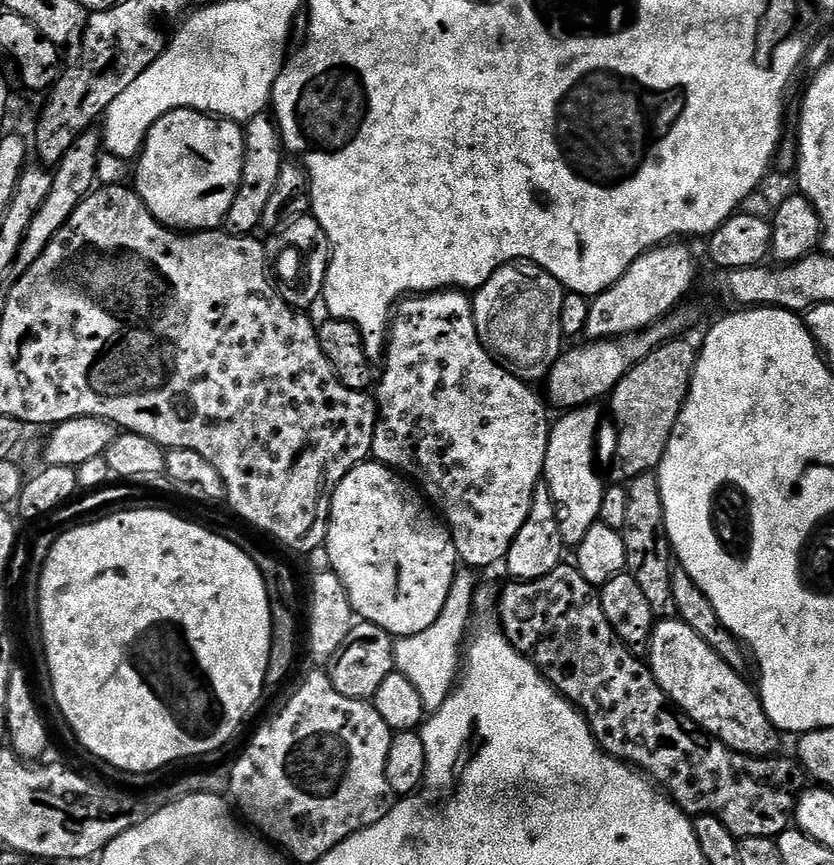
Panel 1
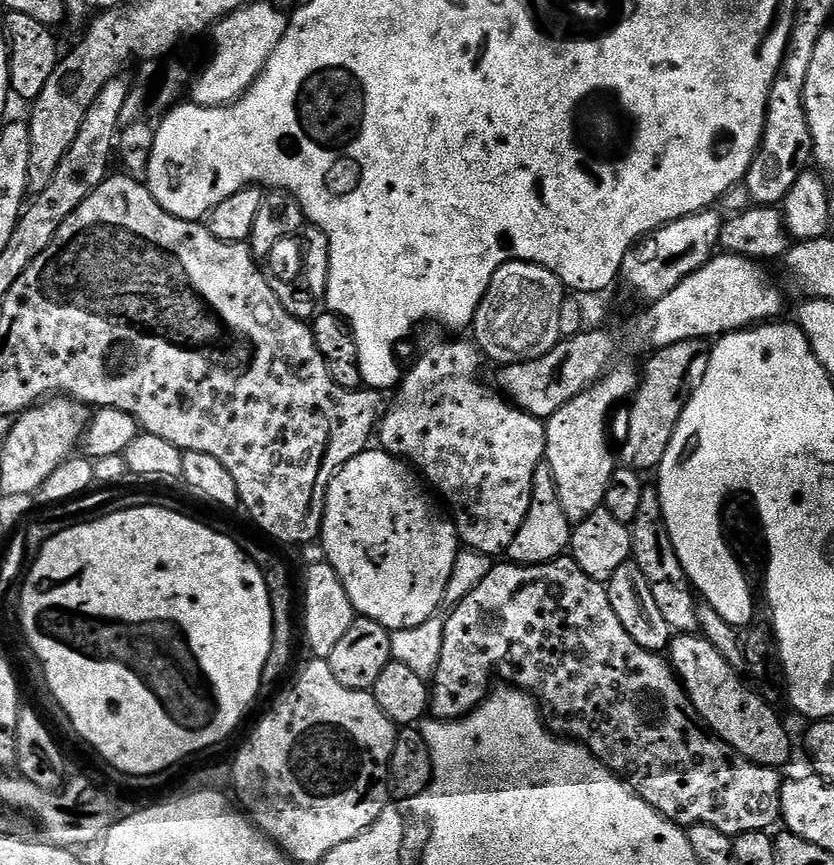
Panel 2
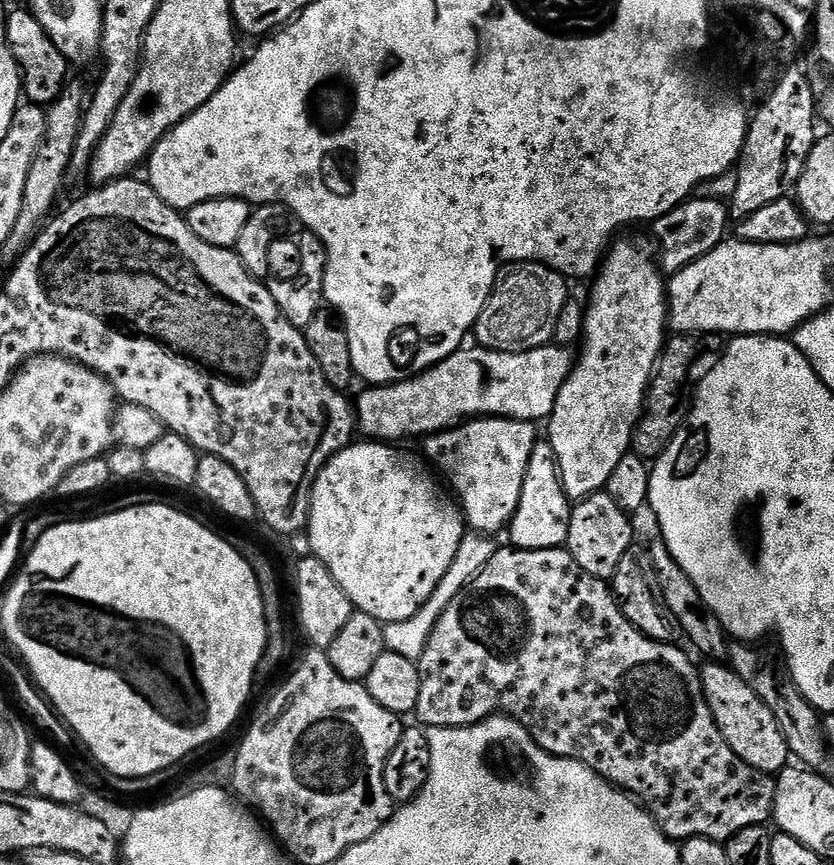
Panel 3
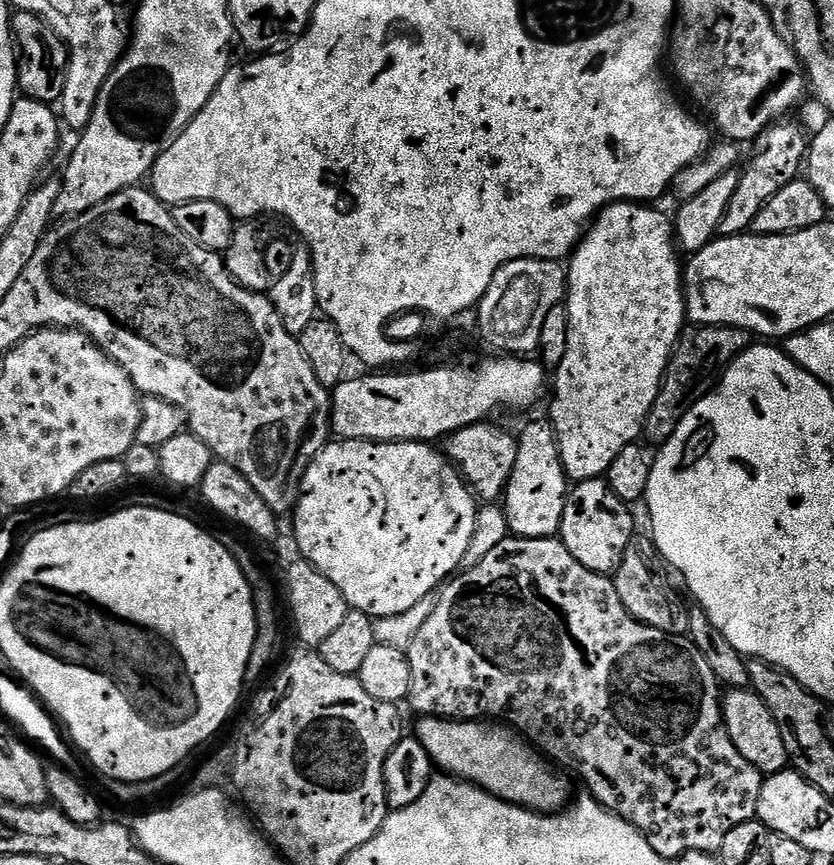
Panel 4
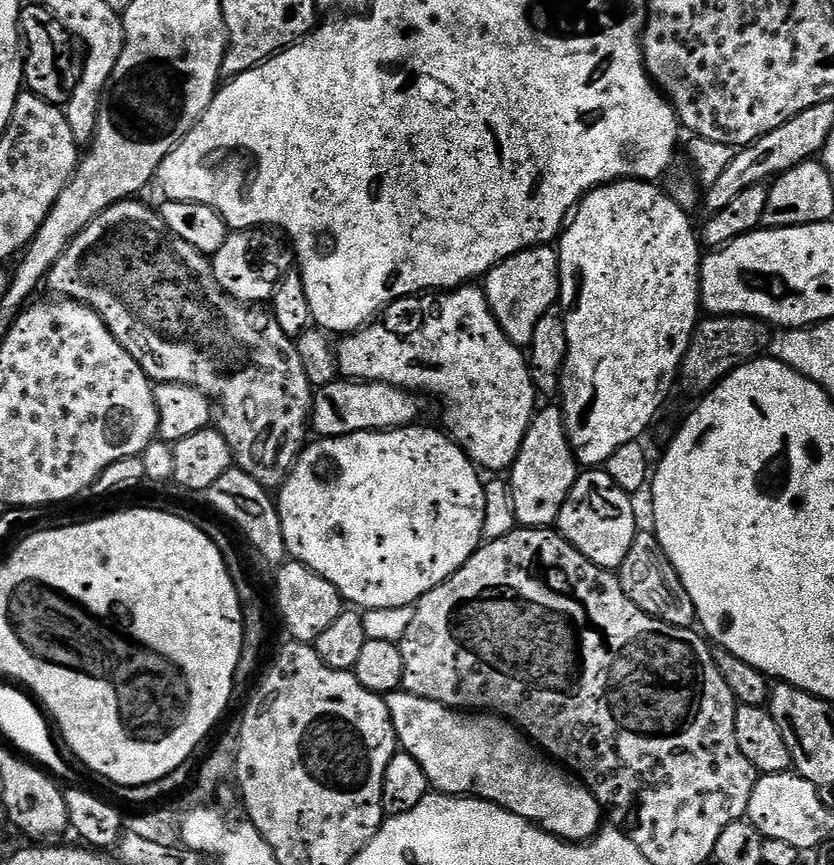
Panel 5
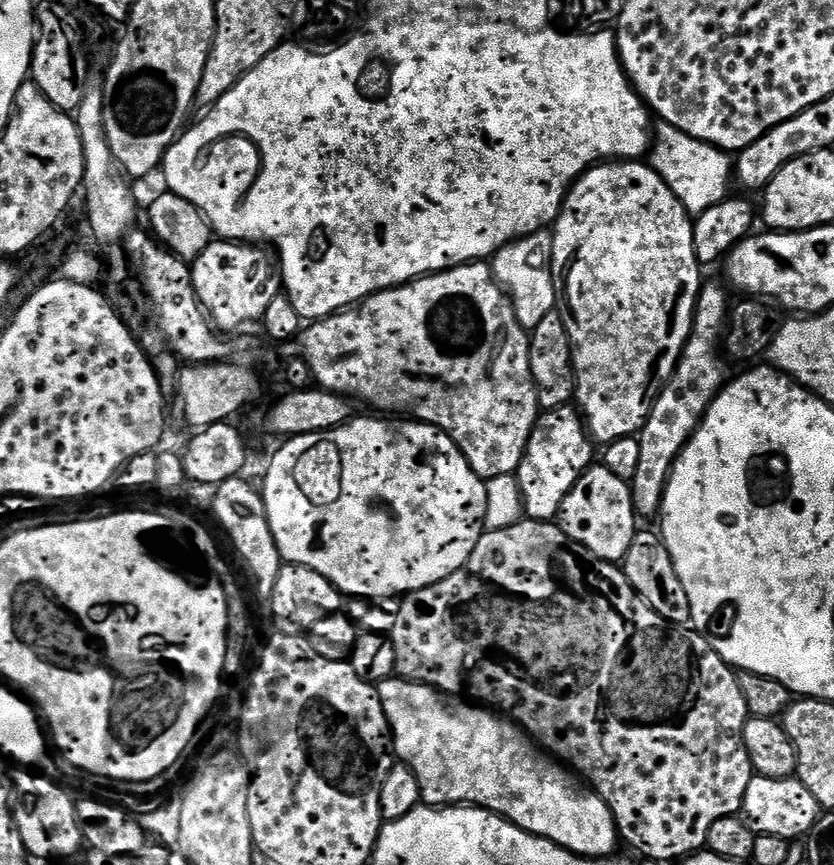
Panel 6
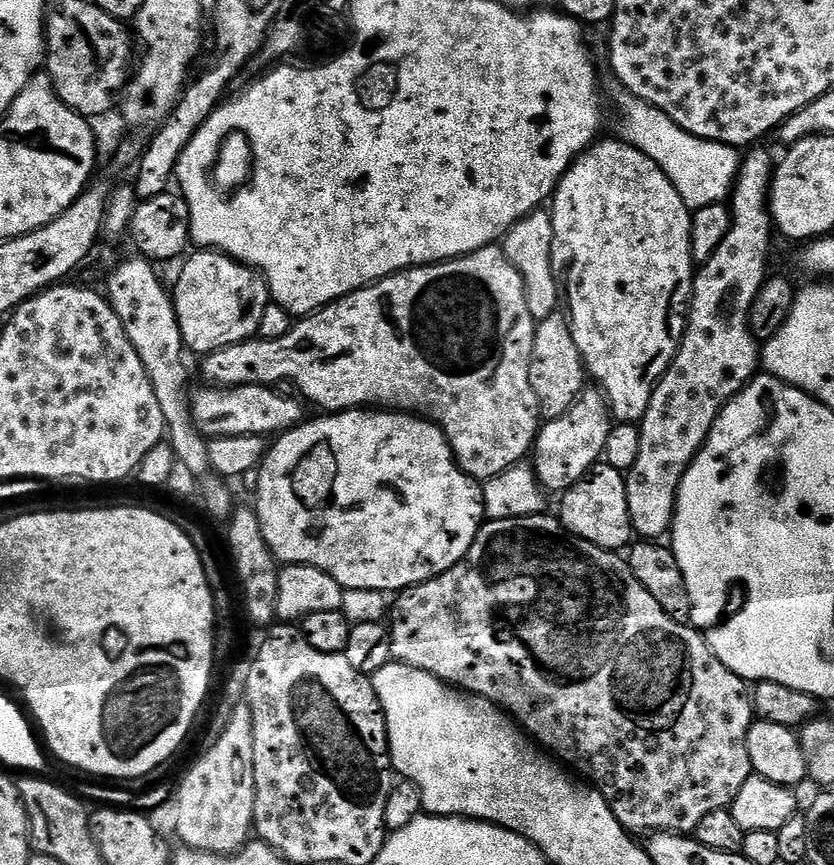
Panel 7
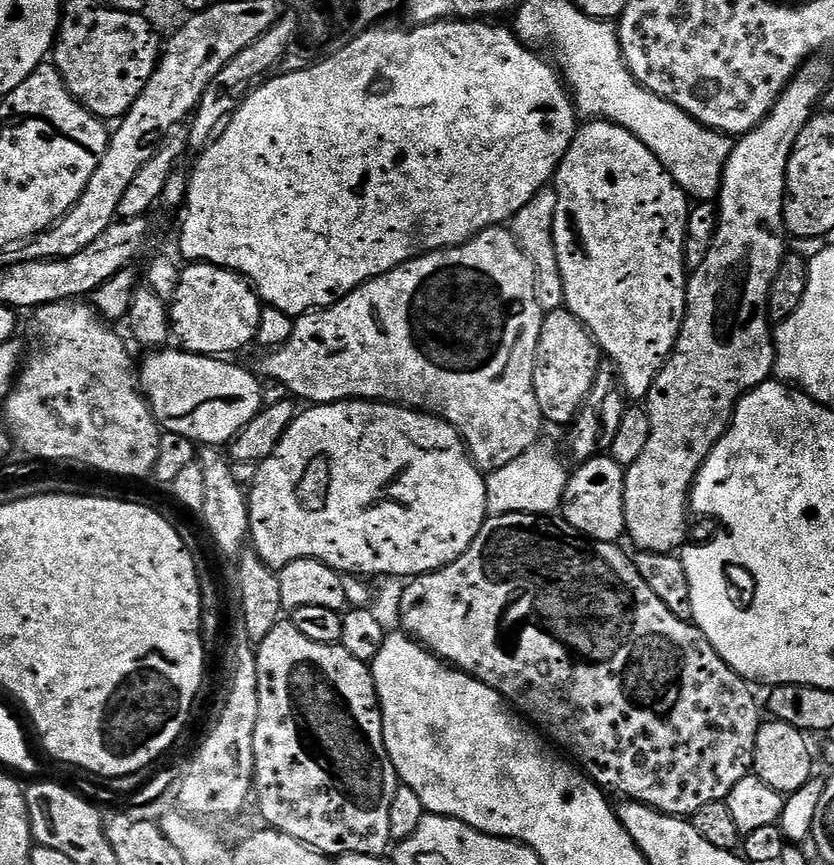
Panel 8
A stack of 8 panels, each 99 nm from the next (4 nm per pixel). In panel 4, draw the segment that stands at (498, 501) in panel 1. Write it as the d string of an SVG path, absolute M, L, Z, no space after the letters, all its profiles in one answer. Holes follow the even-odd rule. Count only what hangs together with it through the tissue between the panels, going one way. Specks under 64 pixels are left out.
M492 422L472 424L447 437L446 455L456 465L465 484L472 489L477 501L496 502L503 497L504 487L510 482L514 458L518 458L517 437L504 428L495 428Z

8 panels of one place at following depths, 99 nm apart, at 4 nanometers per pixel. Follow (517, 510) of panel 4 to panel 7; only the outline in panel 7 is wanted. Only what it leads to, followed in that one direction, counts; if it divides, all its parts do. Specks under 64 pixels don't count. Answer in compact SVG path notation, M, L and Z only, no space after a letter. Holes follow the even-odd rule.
M588 386L572 403L570 410L566 410L566 414L562 414L556 420L547 421L541 427L536 434L534 445L534 467L536 477L540 479L540 487L545 493L566 493L588 475L604 455L606 438L610 438L613 423L604 393L595 386Z

